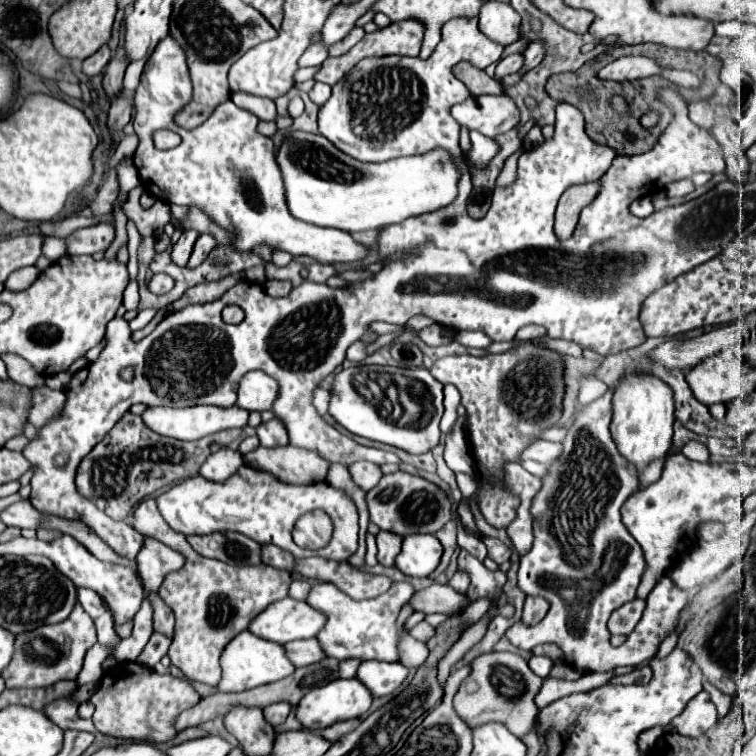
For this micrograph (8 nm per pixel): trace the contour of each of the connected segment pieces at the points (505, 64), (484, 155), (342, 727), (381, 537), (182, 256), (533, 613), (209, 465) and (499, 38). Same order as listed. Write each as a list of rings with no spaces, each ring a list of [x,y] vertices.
[[[510,55],[510,57],[504,57],[498,65],[496,65],[496,77],[502,79],[504,73],[516,73],[522,69],[522,63],[524,63],[524,57],[522,55]]]
[[[470,131],[470,151],[462,153],[464,163],[468,165],[468,169],[476,167],[476,169],[486,169],[488,163],[498,155],[500,145],[496,143],[496,139],[490,139],[486,135],[480,135],[478,131]]]
[[[350,719],[350,721],[340,721],[340,723],[334,723],[334,725],[330,725],[330,727],[326,727],[326,729],[322,729],[322,737],[326,739],[326,741],[330,741],[330,743],[336,743],[342,735],[346,735],[346,733],[350,733],[350,731],[354,731],[354,727],[358,727],[358,723],[360,723],[360,719]]]
[[[380,531],[376,535],[376,541],[378,541],[378,561],[384,567],[392,567],[396,555],[402,549],[402,537],[398,537],[398,535],[390,533],[390,531]]]
[[[186,229],[186,231],[180,235],[180,239],[172,245],[170,257],[172,257],[172,261],[174,261],[178,267],[184,267],[184,265],[188,263],[190,251],[192,251],[194,241],[198,239],[198,235],[200,235],[200,233],[198,233],[196,229]]]
[[[526,595],[524,611],[522,611],[522,621],[526,625],[534,625],[534,623],[542,621],[546,611],[548,611],[548,607],[550,607],[550,603],[544,597],[540,597],[540,595]]]
[[[222,447],[222,449],[216,449],[204,461],[204,465],[200,467],[200,475],[210,481],[224,481],[230,475],[234,475],[242,463],[244,463],[244,459],[236,449]]]
[[[488,1],[480,11],[480,29],[488,39],[506,47],[520,39],[520,15],[508,3]]]

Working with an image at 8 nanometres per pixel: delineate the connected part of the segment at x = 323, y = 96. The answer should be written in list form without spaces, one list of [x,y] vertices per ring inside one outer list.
[[[316,83],[316,85],[308,91],[308,97],[310,97],[312,103],[322,105],[322,103],[330,97],[330,87],[326,87],[324,83]]]

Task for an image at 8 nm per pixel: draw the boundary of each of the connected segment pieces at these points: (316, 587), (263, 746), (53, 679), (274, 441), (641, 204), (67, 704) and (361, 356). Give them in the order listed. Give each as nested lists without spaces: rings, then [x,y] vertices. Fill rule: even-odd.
[[[314,583],[308,591],[306,603],[320,613],[326,615],[326,623],[322,631],[318,631],[316,639],[326,653],[326,657],[336,659],[350,659],[356,657],[360,661],[366,659],[378,659],[378,661],[396,661],[398,659],[398,629],[396,629],[396,617],[402,609],[402,605],[412,597],[414,589],[410,583],[394,583],[390,591],[378,595],[376,599],[356,601],[338,591],[332,583]]]
[[[236,705],[224,715],[224,727],[240,741],[246,755],[270,755],[276,731],[266,723],[262,709]]]
[[[76,603],[68,619],[56,625],[42,625],[34,631],[16,635],[14,639],[14,657],[4,667],[2,677],[6,687],[48,687],[62,679],[76,679],[86,651],[96,643],[96,631],[90,615]]]
[[[278,417],[270,419],[270,421],[262,421],[256,427],[256,435],[260,439],[262,447],[282,447],[288,445],[288,431],[284,427],[284,423],[280,423]]]
[[[640,197],[640,199],[636,199],[636,201],[630,205],[630,211],[632,211],[632,215],[636,215],[636,217],[648,217],[648,215],[654,211],[650,197]]]
[[[64,697],[60,701],[50,703],[44,713],[50,717],[50,721],[54,721],[62,731],[66,729],[78,729],[78,731],[90,731],[94,733],[94,723],[92,720],[83,720],[76,713],[78,705],[74,701],[70,701],[70,697]]]
[[[362,341],[354,343],[354,345],[348,349],[346,359],[352,361],[352,363],[360,363],[360,361],[364,361],[364,359],[366,359],[366,345],[364,345]]]

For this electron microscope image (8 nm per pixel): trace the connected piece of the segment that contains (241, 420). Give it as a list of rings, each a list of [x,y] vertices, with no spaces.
[[[194,405],[194,407],[146,407],[142,413],[142,421],[146,427],[156,431],[158,435],[180,439],[180,441],[196,441],[206,435],[232,429],[232,427],[244,427],[248,421],[248,411],[232,405],[232,407],[216,407],[216,405]]]

